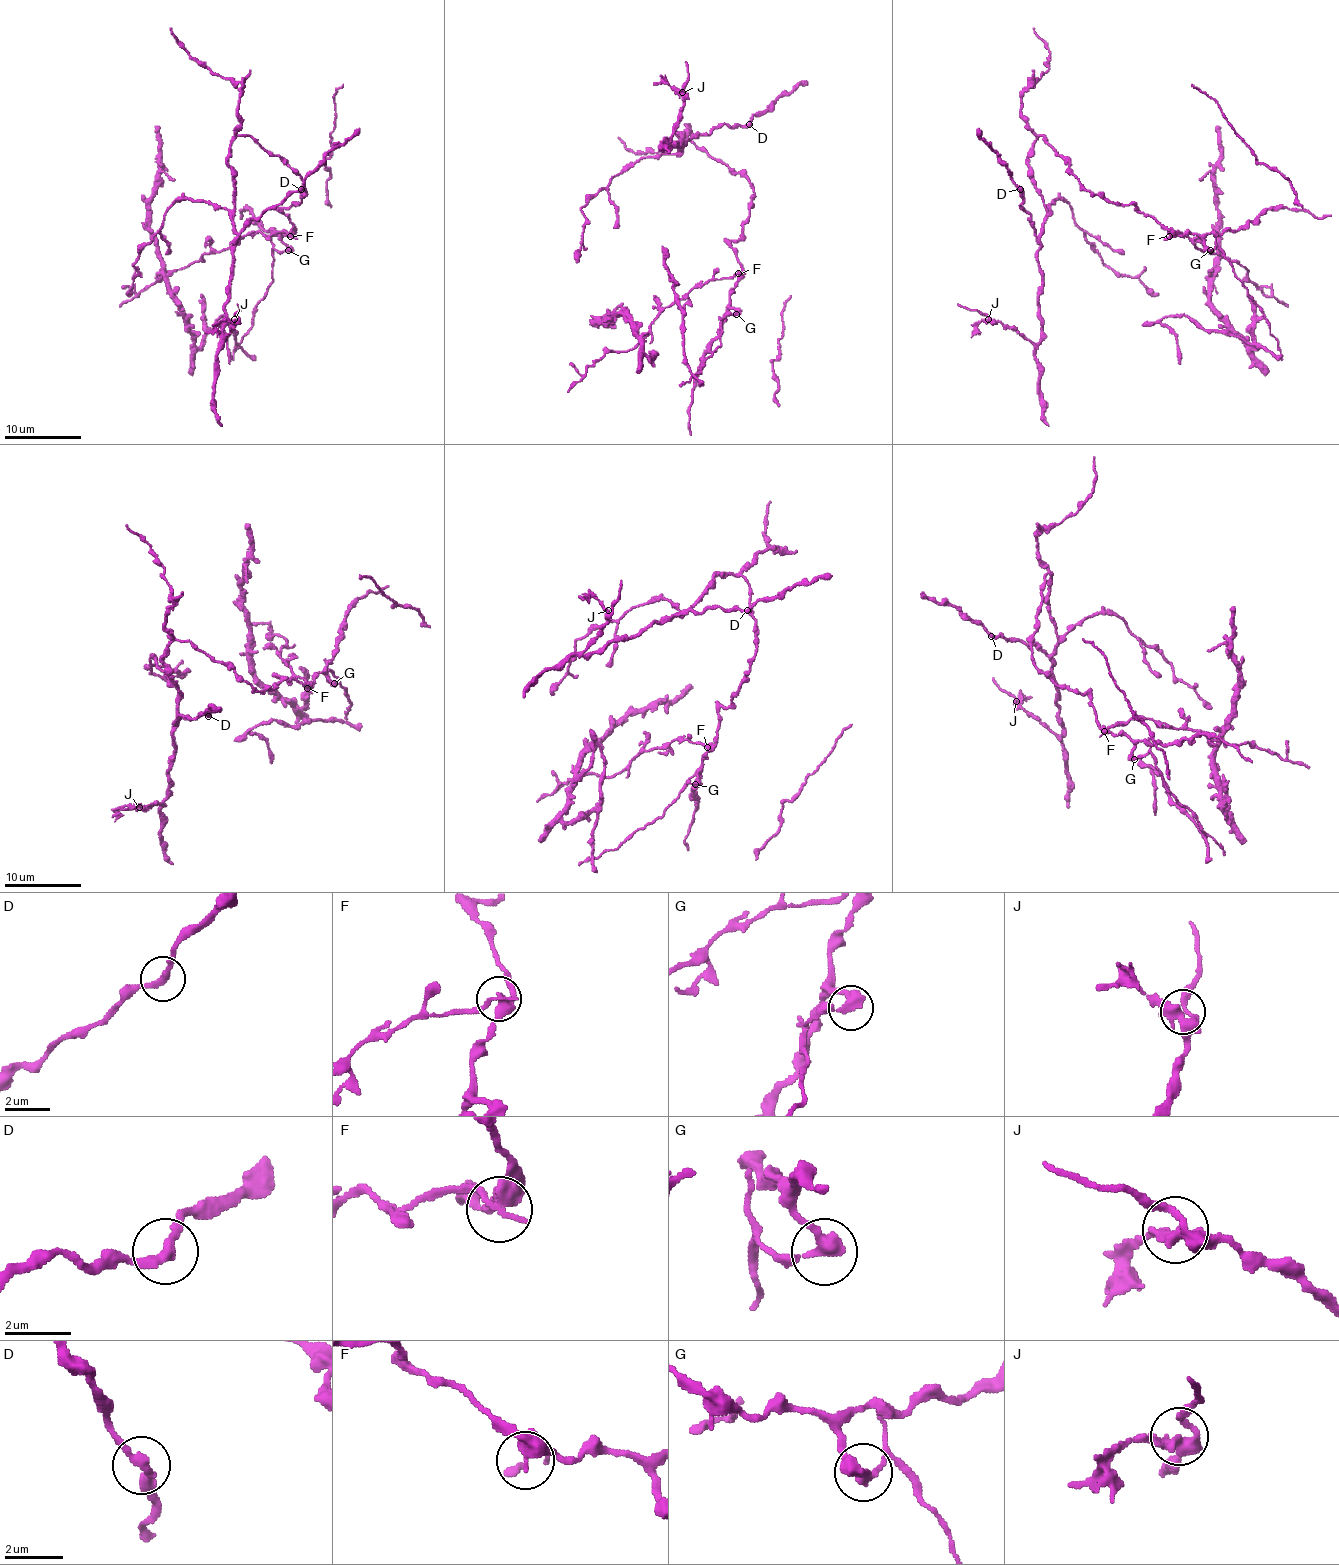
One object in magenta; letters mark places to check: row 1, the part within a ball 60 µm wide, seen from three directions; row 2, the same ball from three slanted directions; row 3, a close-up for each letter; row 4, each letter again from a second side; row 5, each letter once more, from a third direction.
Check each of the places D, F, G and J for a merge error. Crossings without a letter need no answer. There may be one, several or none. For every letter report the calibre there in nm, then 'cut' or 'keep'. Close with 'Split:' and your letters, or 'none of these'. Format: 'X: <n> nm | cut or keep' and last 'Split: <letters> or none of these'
D: 280 nm | keep
F: 340 nm | cut
G: 360 nm | cut
J: 320 nm | keep
Split: F, G

